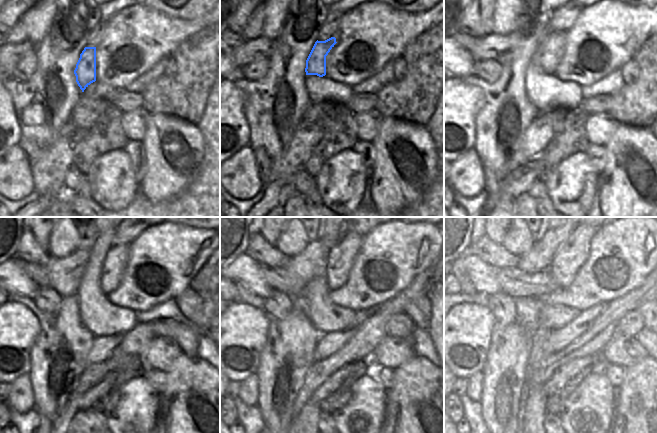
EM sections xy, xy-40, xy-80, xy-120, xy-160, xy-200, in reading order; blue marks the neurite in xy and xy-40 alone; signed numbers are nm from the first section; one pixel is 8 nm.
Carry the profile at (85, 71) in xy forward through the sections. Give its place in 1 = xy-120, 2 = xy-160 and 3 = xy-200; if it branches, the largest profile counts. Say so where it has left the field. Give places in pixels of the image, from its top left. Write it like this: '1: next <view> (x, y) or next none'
1: next xy-120 (115, 261)
2: next xy-160 (341, 257)
3: next xy-200 (573, 253)

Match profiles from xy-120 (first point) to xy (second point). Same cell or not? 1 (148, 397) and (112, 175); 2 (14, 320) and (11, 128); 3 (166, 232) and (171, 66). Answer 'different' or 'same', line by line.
1: same
2: same
3: different

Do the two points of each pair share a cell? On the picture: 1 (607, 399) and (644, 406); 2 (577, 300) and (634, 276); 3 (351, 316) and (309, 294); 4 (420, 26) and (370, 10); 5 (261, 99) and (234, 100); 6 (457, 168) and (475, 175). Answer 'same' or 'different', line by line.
1: different
2: same
3: same
4: same
5: different
6: same

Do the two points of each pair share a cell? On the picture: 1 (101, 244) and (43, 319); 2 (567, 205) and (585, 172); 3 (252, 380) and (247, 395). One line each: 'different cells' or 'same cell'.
1: different cells
2: same cell
3: same cell

